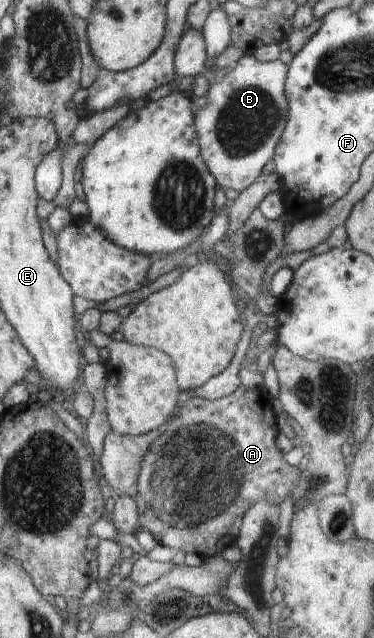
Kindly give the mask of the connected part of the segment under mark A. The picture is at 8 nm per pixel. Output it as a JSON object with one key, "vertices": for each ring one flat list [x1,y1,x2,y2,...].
{"vertices":[[239,386,232,394,224,396,218,399,208,400,201,397,189,397,183,406,179,408,177,416,167,424,165,432,161,436,157,436,149,450,145,452,143,460,141,460,141,470,137,479,138,493,143,502,145,502,145,510,143,510,143,516,141,516,141,526,144,530,151,533,151,536,157,543,165,544,169,546,173,552,182,550,185,554,197,554,203,559,217,556,227,546,235,542,238,532,241,528,243,516,247,514,247,510,259,502,259,500,265,500,269,498,273,504,279,504,285,500,288,494,292,494,295,490,296,483,299,481,300,467,290,465,285,459,279,456,279,446,275,446,277,437,279,435,277,428,276,412,273,408,273,398,269,395,263,386,257,386,253,390,247,390,243,386]]}

